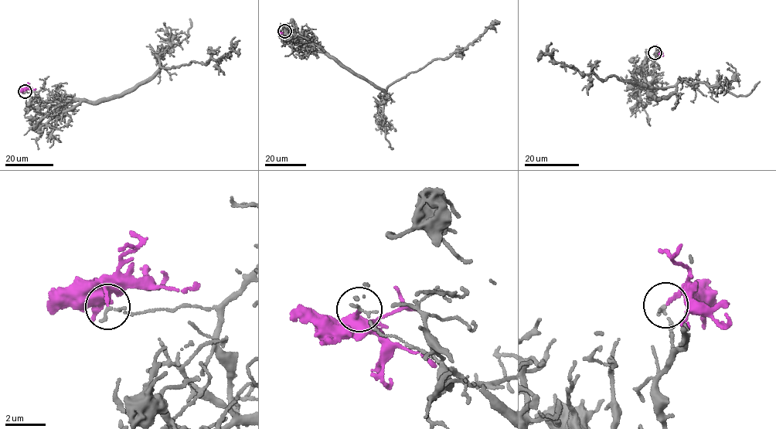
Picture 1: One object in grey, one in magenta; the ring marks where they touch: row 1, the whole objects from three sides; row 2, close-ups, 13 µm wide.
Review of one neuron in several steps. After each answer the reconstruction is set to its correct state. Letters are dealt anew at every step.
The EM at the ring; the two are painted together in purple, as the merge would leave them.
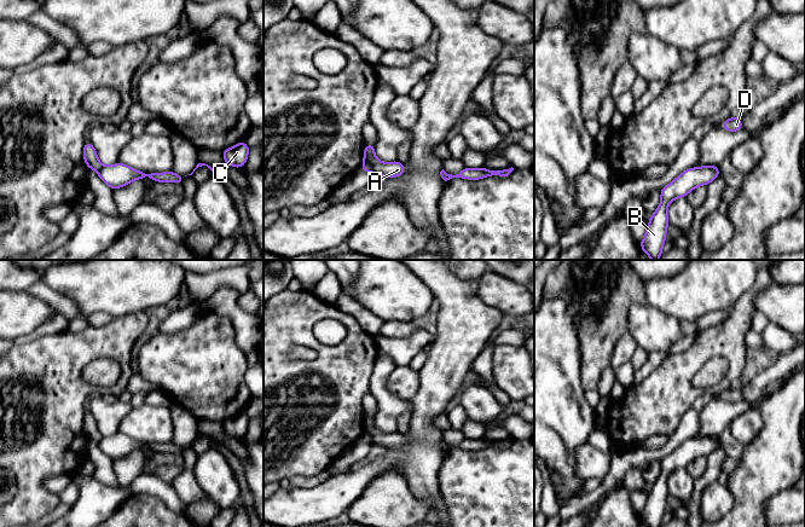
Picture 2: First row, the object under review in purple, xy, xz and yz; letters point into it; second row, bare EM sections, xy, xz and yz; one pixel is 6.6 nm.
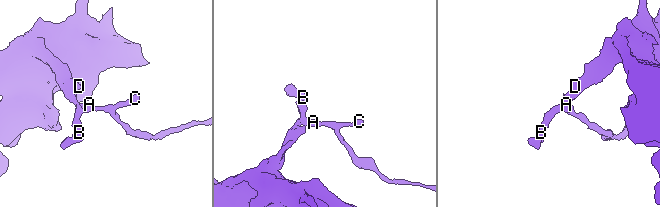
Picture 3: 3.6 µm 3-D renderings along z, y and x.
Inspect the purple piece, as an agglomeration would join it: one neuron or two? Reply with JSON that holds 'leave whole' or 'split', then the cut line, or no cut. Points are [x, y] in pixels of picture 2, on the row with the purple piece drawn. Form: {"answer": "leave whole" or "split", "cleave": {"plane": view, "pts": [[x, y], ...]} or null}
{"answer": "split", "cleave": {"plane": "xz", "pts": [[364, 160], [370, 164], [372, 173]]}}

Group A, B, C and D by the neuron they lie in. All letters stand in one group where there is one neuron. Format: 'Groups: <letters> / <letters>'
Groups: A B C / D

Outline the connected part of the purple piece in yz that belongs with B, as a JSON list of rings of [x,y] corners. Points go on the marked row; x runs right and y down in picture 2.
[[[711,166],[695,167],[684,170],[672,183],[660,190],[661,202],[650,216],[644,238],[639,243],[642,250],[651,259],[659,260],[667,232],[667,207],[678,198],[685,197],[693,189],[708,185],[719,175],[719,168]]]

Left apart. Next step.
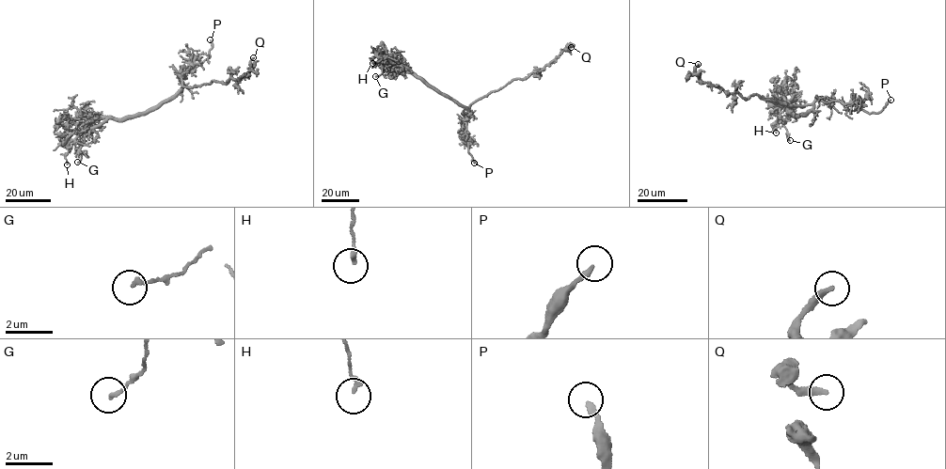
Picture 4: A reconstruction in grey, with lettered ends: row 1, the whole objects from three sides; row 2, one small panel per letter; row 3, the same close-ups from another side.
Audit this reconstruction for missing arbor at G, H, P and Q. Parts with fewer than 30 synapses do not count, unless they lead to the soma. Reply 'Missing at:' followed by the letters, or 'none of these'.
Missing at: P

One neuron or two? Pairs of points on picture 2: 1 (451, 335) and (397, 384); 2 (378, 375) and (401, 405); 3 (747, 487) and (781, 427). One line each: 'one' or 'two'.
1: two
2: one
3: one

